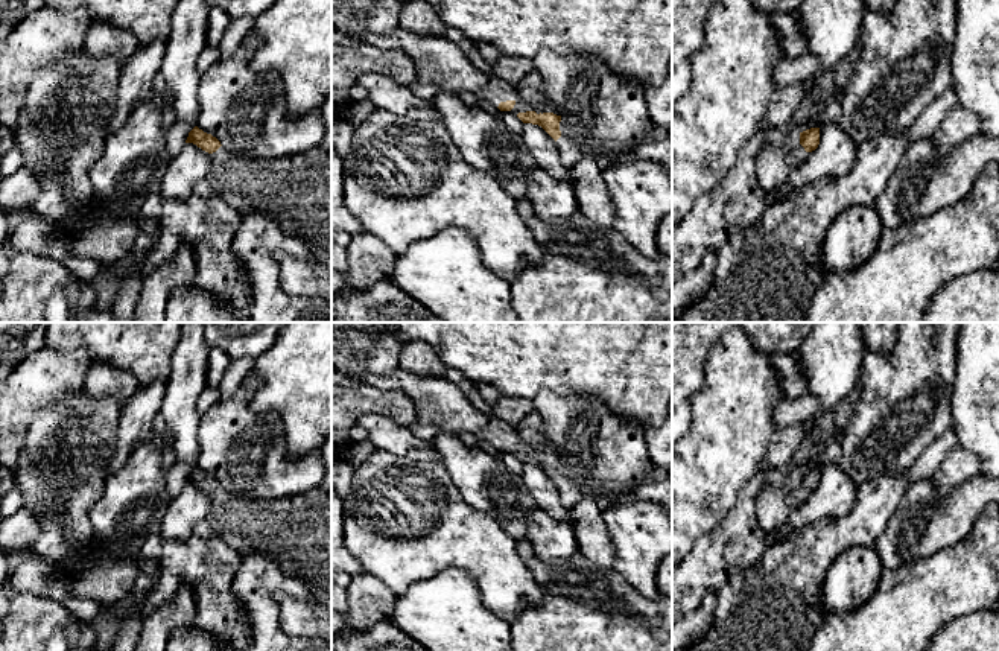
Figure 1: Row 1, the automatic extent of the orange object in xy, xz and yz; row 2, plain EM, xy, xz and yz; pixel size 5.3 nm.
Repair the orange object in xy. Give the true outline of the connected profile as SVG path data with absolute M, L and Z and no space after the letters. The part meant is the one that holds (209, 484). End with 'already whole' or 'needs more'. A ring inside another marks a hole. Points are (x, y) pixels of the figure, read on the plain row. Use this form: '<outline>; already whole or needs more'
M195 467L186 481L211 497L207 522L237 552L269 557L284 573L306 583L313 599L331 607L331 491L313 488L280 499L248 497Z; needs more

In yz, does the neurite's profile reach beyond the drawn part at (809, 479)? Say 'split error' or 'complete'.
split error

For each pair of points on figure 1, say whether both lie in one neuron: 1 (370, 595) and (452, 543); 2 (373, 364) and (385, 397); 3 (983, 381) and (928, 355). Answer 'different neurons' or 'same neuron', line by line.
1: different neurons
2: different neurons
3: different neurons

